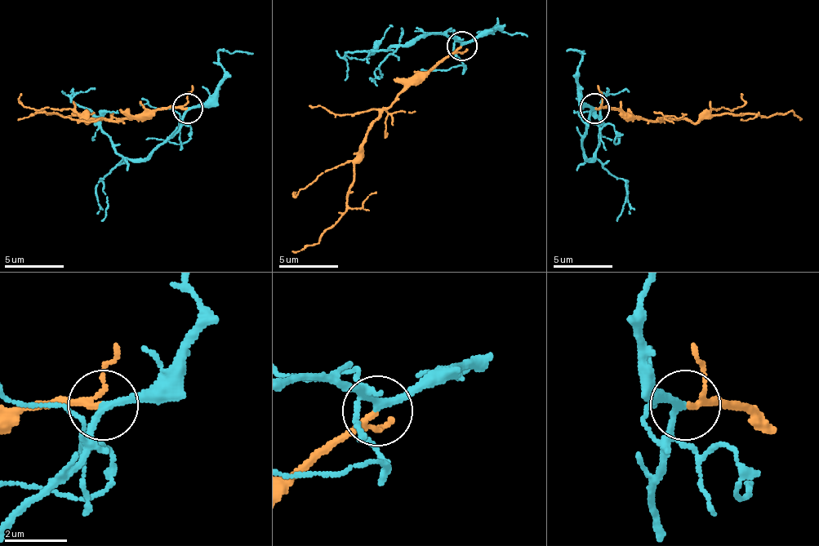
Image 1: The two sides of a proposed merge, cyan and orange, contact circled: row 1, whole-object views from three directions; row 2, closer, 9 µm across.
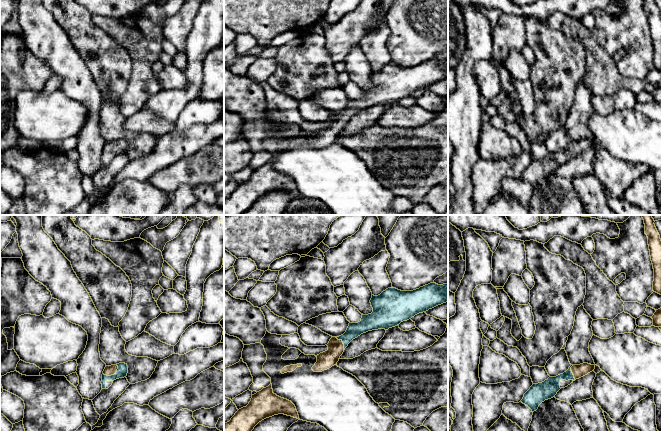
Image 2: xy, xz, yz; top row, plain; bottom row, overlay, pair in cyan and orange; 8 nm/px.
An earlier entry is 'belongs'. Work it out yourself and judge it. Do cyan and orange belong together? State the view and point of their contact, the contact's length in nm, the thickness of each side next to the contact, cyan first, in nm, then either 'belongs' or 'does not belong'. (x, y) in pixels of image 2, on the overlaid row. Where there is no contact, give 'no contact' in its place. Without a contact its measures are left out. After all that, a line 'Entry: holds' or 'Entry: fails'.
meets cyan in xy at (114, 374); contact 150 nm long; 90 nm thick on the cyan side, 80 nm on the other; belongs
Entry: holds

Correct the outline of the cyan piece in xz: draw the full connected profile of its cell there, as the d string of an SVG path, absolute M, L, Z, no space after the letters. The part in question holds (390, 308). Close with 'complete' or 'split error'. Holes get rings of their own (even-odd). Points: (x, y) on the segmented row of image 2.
M430 283L413 291L401 291L396 288L388 288L380 295L374 296L370 300L373 312L363 315L358 323L349 323L346 332L339 337L332 337L327 344L328 350L317 355L317 362L312 367L314 372L322 372L336 365L348 344L363 333L372 330L395 327L403 321L407 321L419 313L423 313L438 305L448 302L448 283L438 285Z; split error

